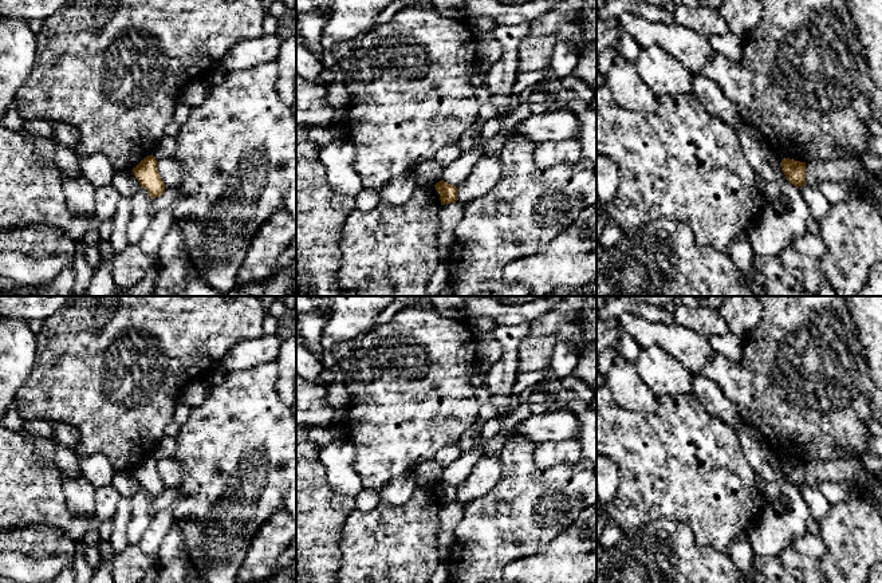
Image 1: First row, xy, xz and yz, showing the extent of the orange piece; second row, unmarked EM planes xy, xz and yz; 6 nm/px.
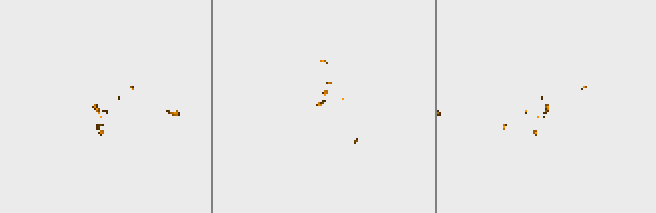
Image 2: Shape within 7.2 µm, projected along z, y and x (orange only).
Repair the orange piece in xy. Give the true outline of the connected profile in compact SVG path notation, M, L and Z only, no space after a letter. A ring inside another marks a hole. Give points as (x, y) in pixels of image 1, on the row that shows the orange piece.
M153 155L143 158L131 170L138 180L141 188L145 188L150 198L161 196L165 190L165 184L157 170L157 159Z

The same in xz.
M441 180L434 185L436 190L440 194L441 205L456 202L458 188Z

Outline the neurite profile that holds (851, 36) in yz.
M760 0L763 19L744 39L740 63L713 52L701 74L714 80L736 105L739 115L759 131L764 143L781 158L810 159L846 158L862 169L862 157L870 154L867 138L870 96L874 83L869 76L859 32L847 9L847 0Z

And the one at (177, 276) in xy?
M173 222L157 251L160 273L153 296L296 296L296 271L290 265L265 283L236 285L221 294L206 284L192 265L185 235L180 224Z

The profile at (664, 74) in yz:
M657 44L641 48L634 63L637 74L655 96L693 91L693 74Z

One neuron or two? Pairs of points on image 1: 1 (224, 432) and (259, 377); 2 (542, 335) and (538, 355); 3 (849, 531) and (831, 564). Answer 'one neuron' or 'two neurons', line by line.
1: one neuron
2: one neuron
3: one neuron

